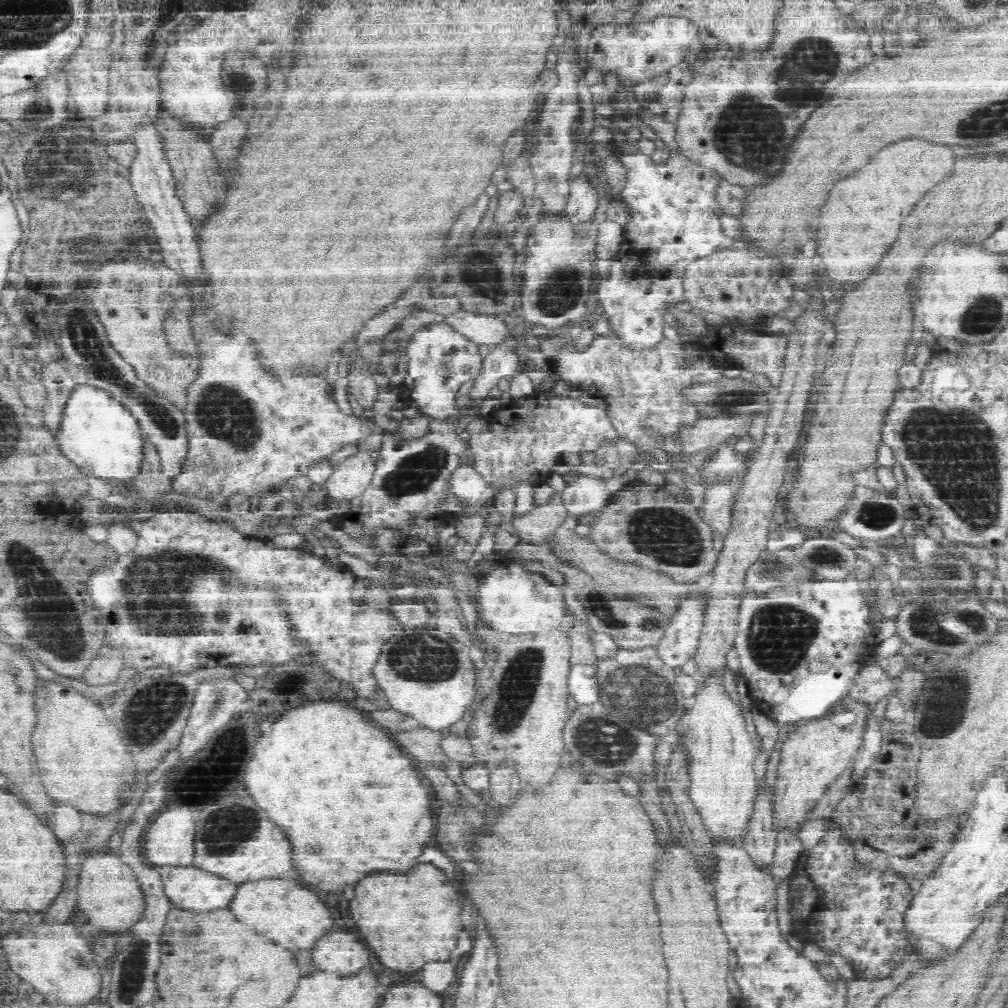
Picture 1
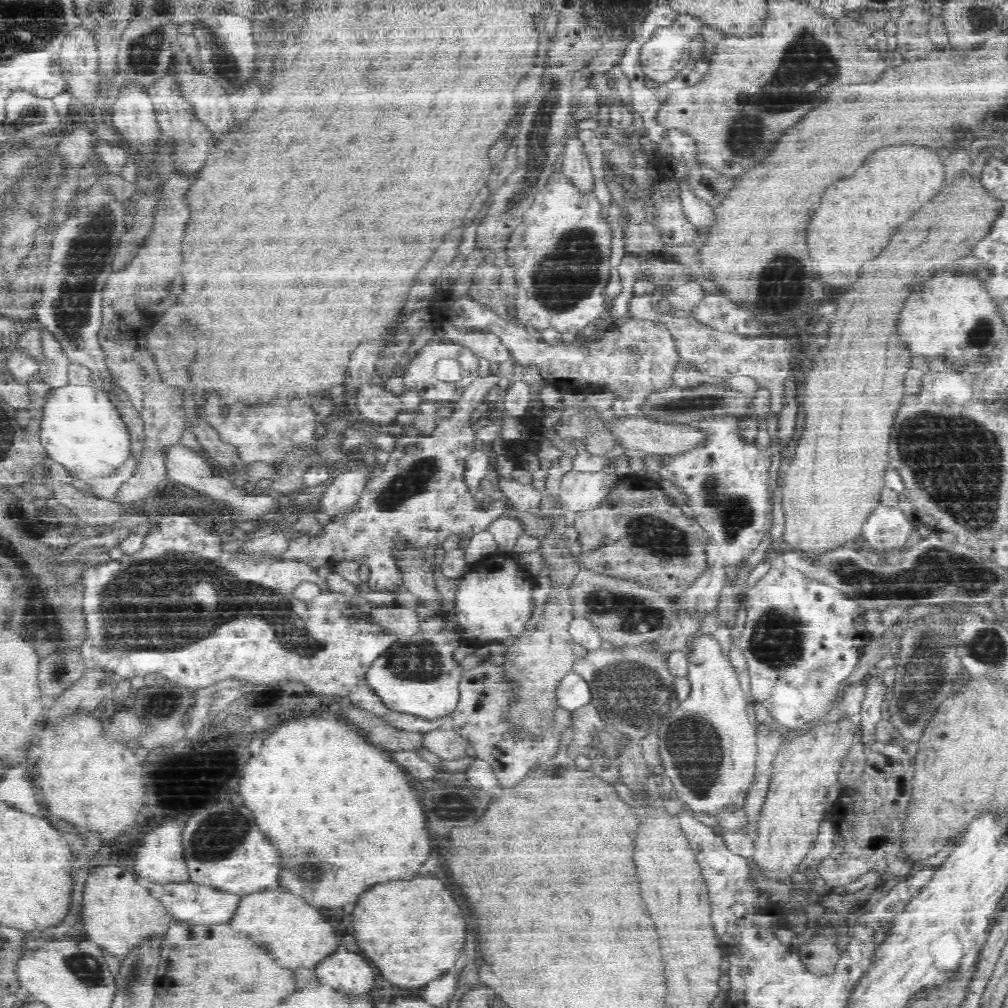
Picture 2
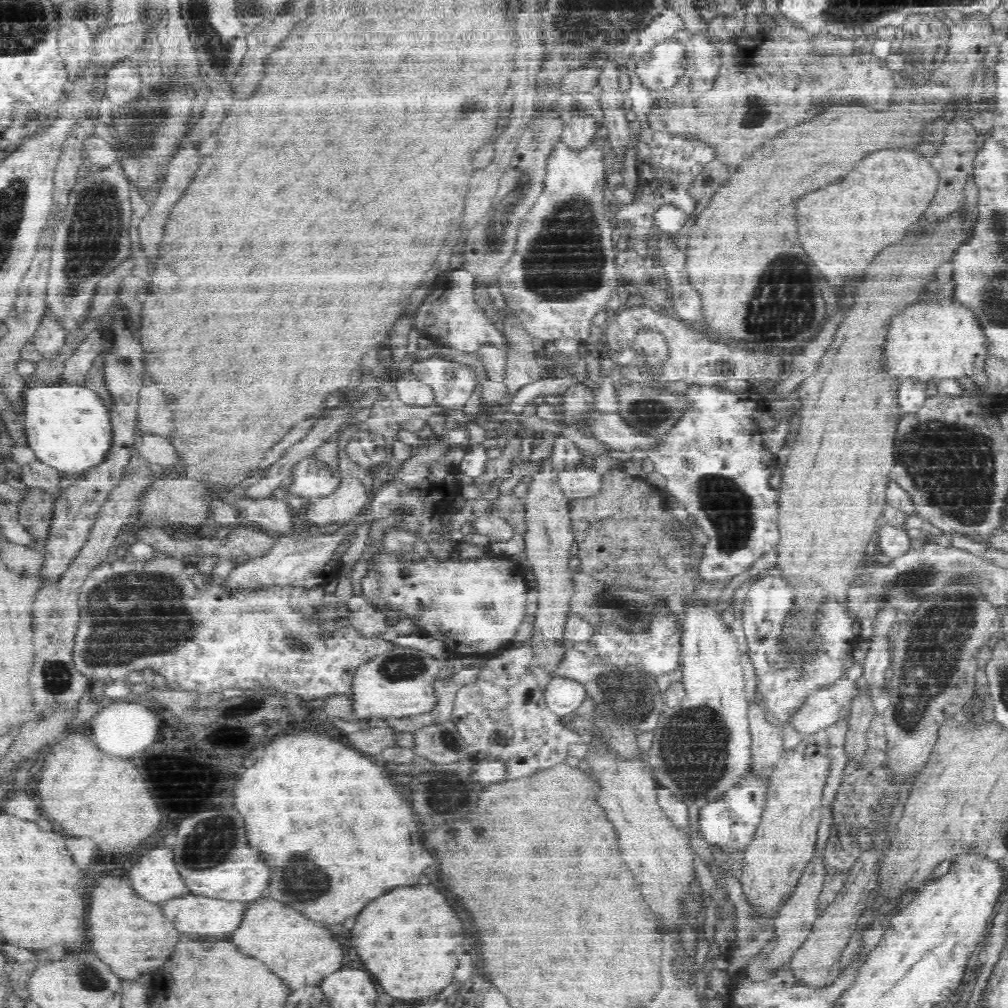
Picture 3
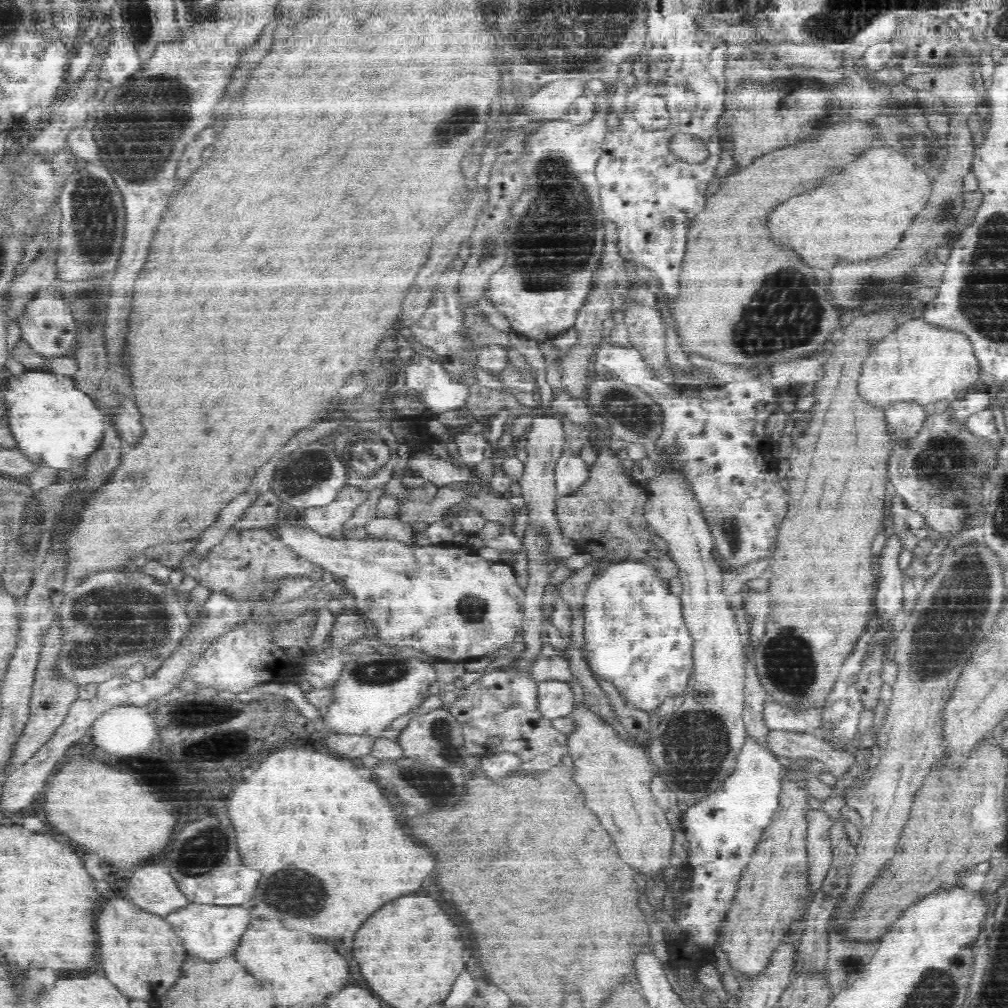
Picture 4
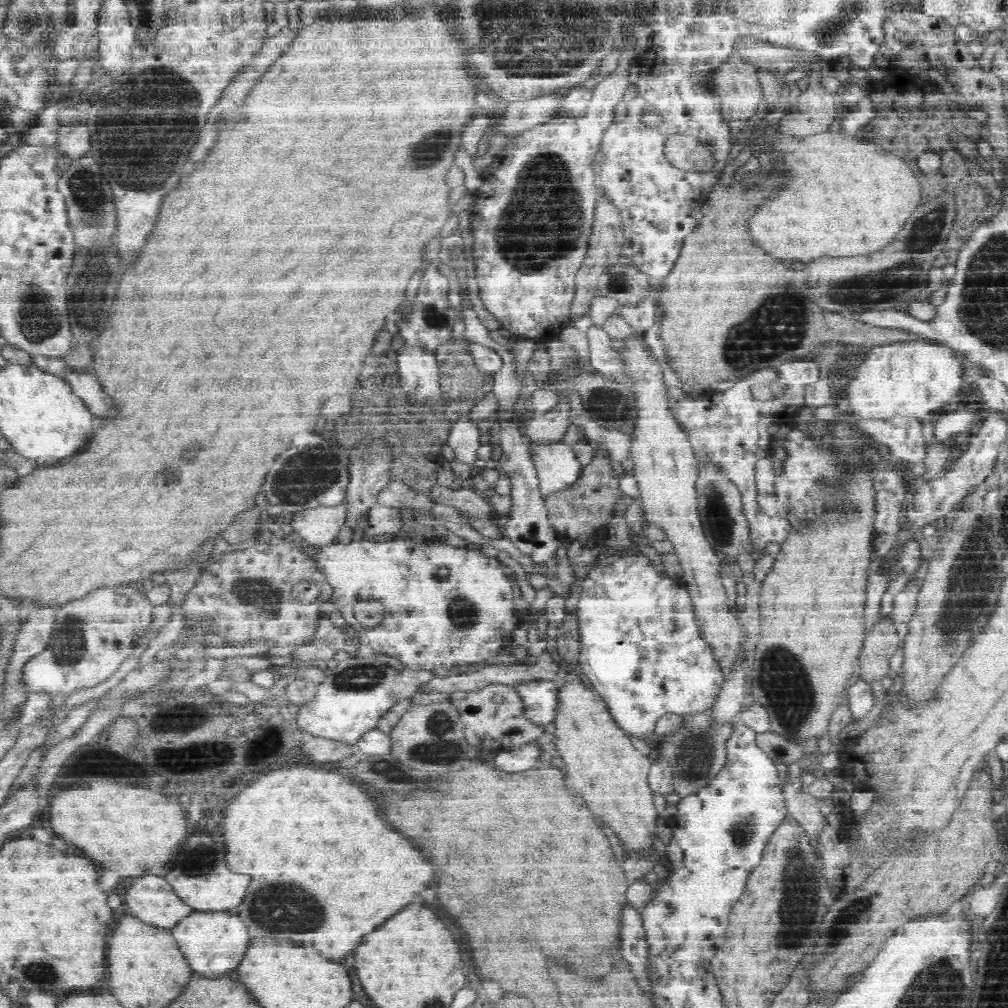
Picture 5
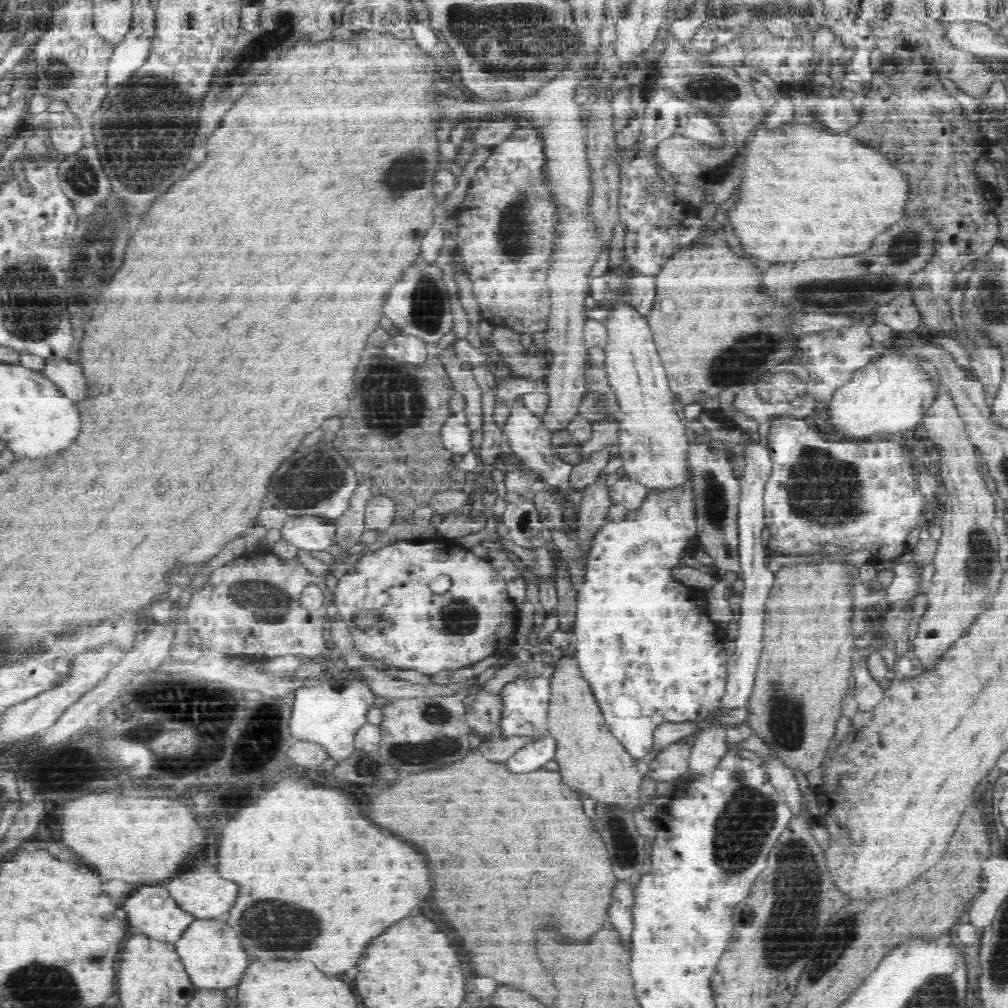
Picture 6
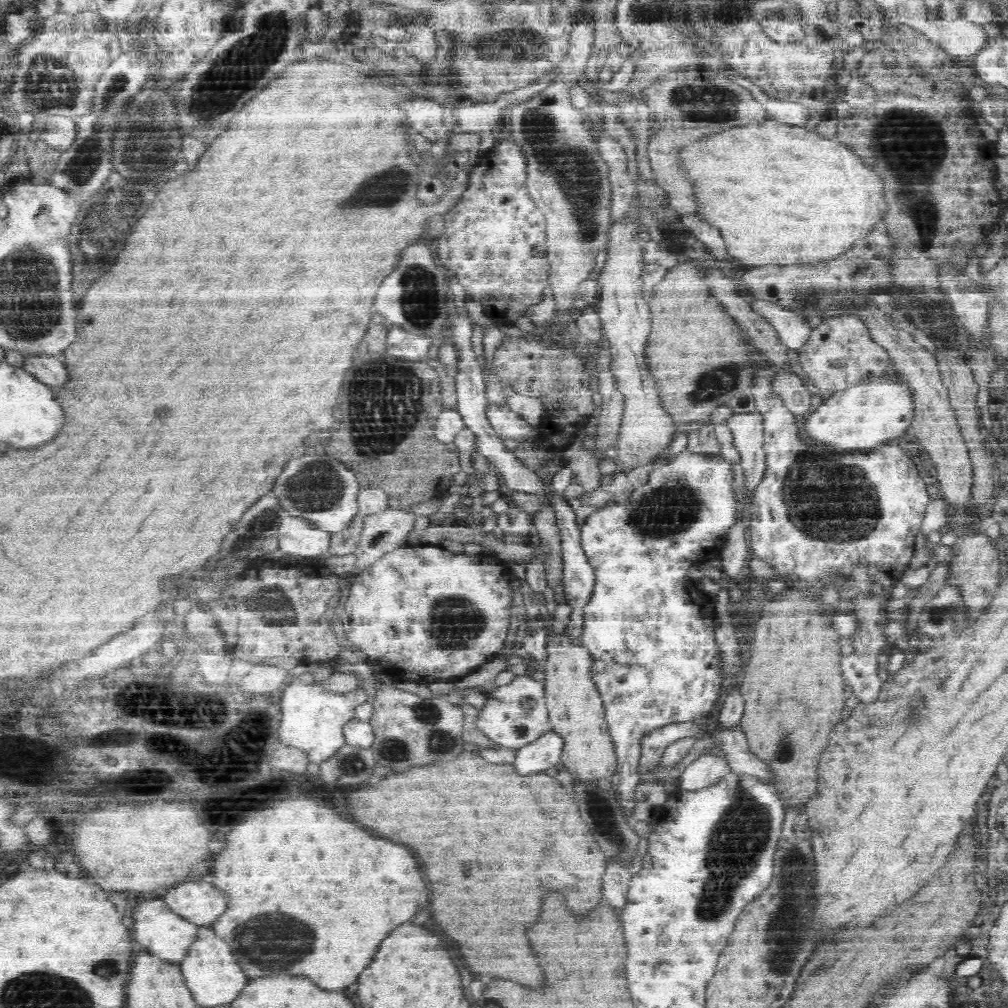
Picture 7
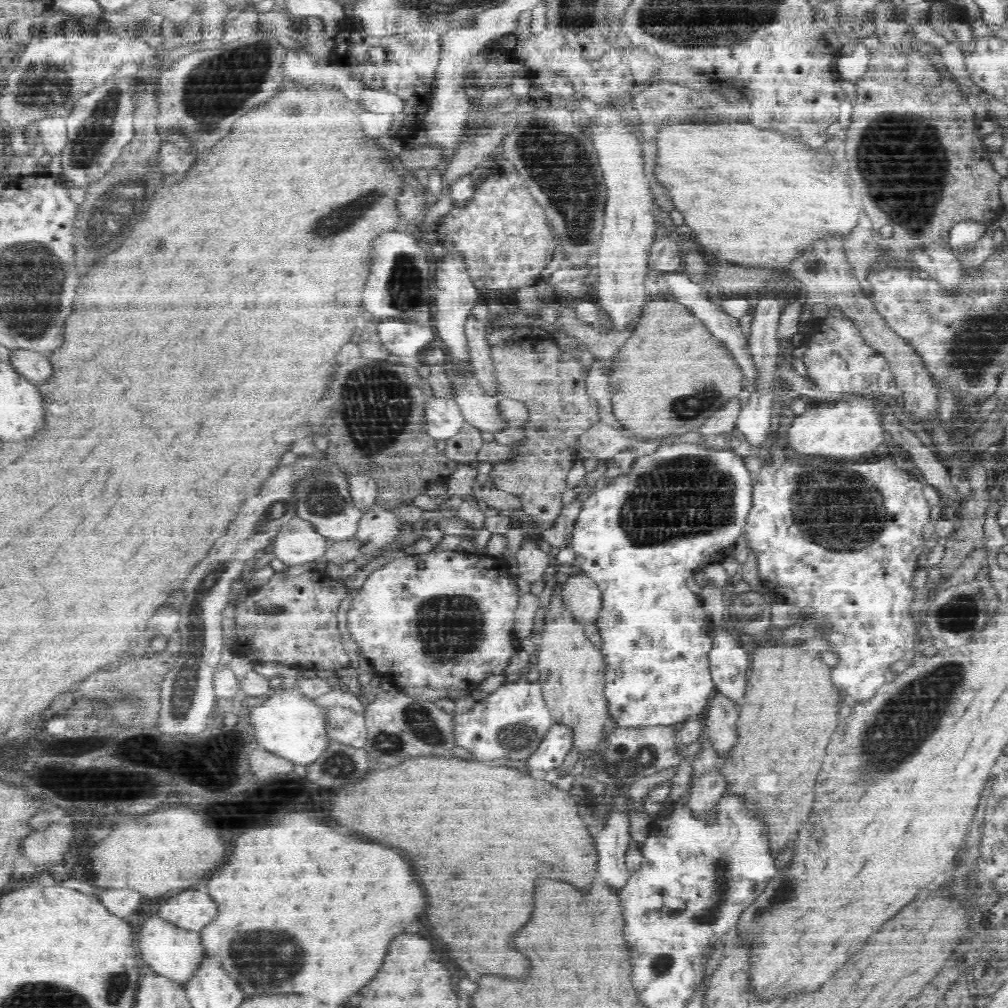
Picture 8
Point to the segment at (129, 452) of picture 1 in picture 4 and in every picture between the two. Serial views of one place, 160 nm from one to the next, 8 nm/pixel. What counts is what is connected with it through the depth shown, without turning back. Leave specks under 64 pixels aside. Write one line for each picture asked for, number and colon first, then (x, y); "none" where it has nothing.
2: (82, 429)
3: (68, 426)
4: (56, 424)

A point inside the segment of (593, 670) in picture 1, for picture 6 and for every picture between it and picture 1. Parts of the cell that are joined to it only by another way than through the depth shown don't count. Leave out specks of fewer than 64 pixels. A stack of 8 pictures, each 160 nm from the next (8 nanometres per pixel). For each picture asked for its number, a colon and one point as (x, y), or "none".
2: (574, 692)
3: (563, 695)
4: (556, 698)
5: (541, 697)
6: (526, 701)

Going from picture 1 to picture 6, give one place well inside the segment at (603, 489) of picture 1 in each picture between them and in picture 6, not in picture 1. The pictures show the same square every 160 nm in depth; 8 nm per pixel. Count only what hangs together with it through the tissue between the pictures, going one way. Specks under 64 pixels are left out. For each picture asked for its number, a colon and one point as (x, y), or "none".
2: (580, 491)
3: (578, 484)
4: (572, 473)
5: (558, 466)
6: (530, 442)

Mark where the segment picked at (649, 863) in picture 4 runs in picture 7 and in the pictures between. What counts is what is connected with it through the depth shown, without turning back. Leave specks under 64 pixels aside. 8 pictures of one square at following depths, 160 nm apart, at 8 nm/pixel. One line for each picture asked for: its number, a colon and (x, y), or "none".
5: (599, 756)
6: (591, 759)
7: (576, 713)

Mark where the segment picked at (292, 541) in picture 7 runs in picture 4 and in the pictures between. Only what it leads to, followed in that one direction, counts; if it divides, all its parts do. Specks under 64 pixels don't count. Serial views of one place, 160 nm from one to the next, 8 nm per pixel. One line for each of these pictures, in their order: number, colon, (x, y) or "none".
4: (327, 519)
5: (320, 525)
6: (311, 533)

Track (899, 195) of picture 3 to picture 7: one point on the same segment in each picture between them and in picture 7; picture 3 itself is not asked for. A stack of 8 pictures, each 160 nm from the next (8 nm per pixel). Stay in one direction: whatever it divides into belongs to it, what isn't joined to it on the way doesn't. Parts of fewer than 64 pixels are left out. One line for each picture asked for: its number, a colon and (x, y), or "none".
4: (866, 209)
5: (850, 197)
6: (826, 194)
7: (791, 196)

